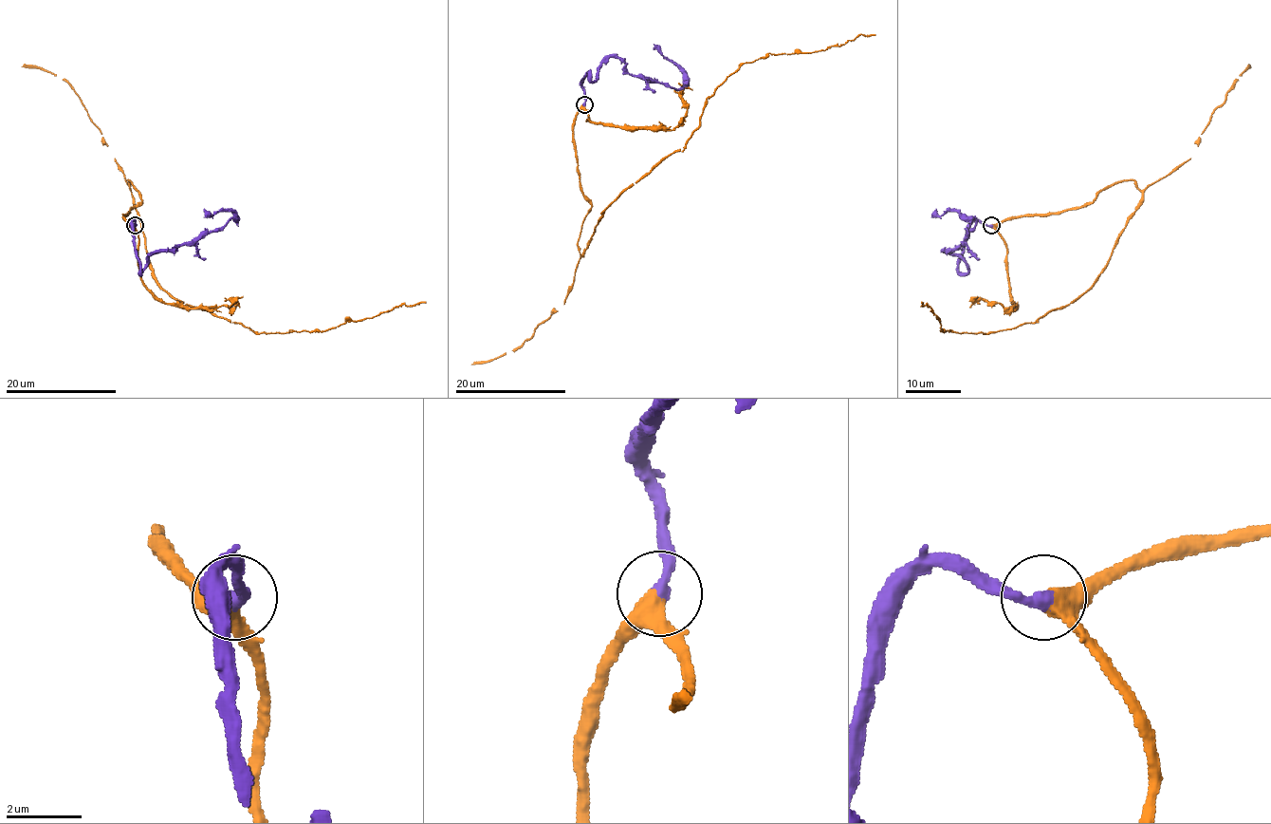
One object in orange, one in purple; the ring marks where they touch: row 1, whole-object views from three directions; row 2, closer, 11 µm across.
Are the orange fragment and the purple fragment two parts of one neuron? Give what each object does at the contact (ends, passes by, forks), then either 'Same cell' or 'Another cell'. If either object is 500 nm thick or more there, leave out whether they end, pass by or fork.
At the ring orange passes by. At the ring purple ends. Same cell

